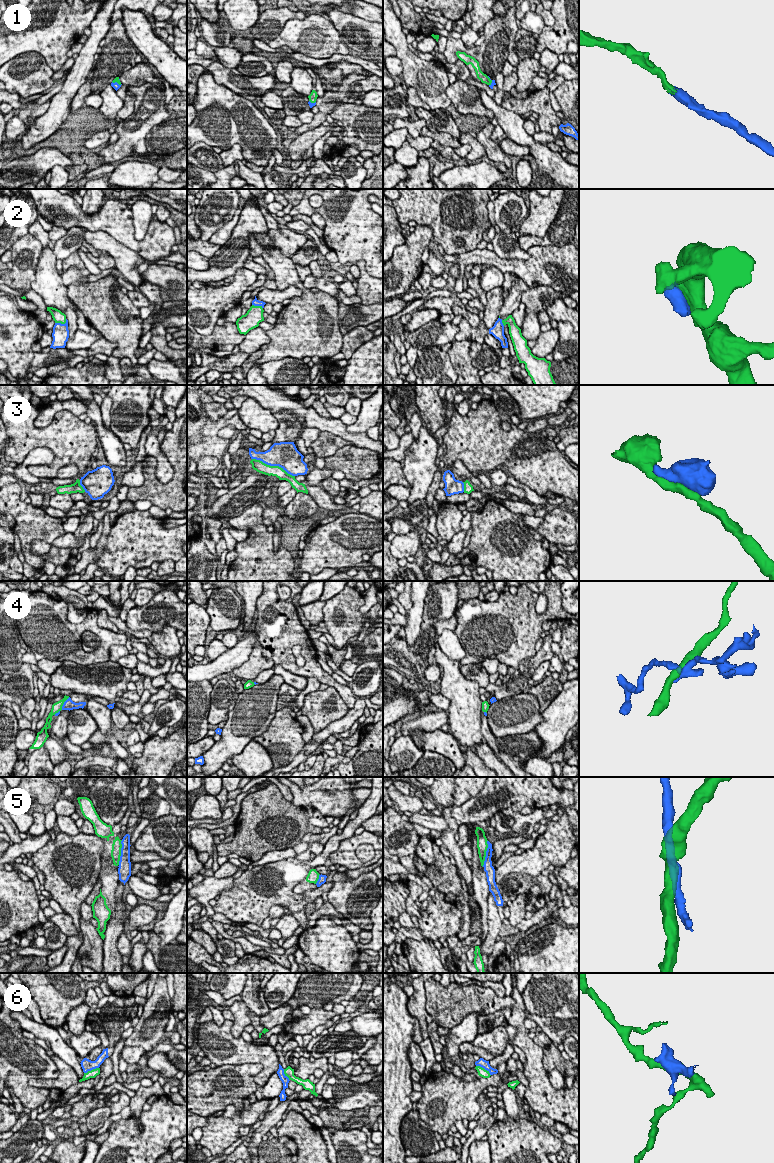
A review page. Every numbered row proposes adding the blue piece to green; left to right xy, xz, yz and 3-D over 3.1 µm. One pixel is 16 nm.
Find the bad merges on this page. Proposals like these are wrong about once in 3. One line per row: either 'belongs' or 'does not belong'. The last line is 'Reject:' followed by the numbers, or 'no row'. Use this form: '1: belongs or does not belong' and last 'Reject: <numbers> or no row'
1: belongs
2: belongs
3: does not belong
4: does not belong
5: does not belong
6: does not belong
Reject: 3, 4, 5, 6

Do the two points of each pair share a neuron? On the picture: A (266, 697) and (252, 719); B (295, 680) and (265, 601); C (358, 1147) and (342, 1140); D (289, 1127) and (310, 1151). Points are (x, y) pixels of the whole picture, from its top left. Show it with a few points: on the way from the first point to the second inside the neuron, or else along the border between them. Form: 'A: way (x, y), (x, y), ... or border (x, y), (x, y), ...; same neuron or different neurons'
A: way (261, 702), (252, 714); same neuron
B: border (273, 668), (280, 665), (307, 679); different neurons
C: way (354, 1146), (346, 1142); same neuron
D: way (296, 1131), (309, 1144); same neuron

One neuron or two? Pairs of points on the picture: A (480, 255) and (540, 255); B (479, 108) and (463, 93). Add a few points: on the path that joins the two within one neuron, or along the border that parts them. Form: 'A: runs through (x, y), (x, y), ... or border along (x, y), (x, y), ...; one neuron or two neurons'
A: runs through (495, 260), (503, 265), (525, 265); one neuron
B: runs through (475, 105), (467, 97); one neuron

